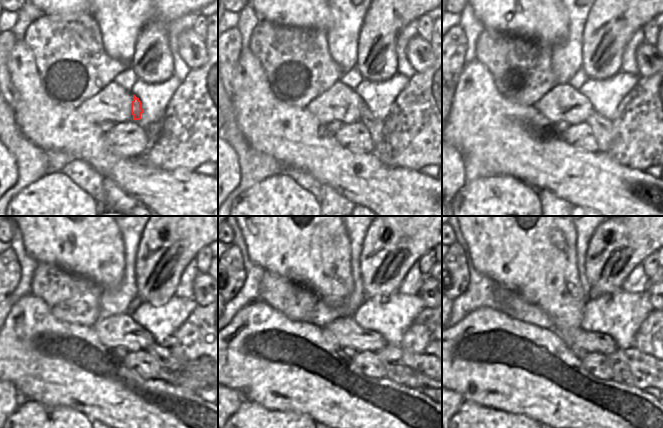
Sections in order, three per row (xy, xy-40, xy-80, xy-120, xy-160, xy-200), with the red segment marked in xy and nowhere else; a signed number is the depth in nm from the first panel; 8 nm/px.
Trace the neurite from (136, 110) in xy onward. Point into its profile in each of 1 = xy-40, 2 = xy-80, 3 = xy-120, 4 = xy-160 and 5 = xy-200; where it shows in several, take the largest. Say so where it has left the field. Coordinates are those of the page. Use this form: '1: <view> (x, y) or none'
1: xy-40 (375, 127)
2: xy-80 (602, 129)
3: xy-120 (168, 367)
4: xy-160 (412, 370)
5: xy-200 (631, 367)

